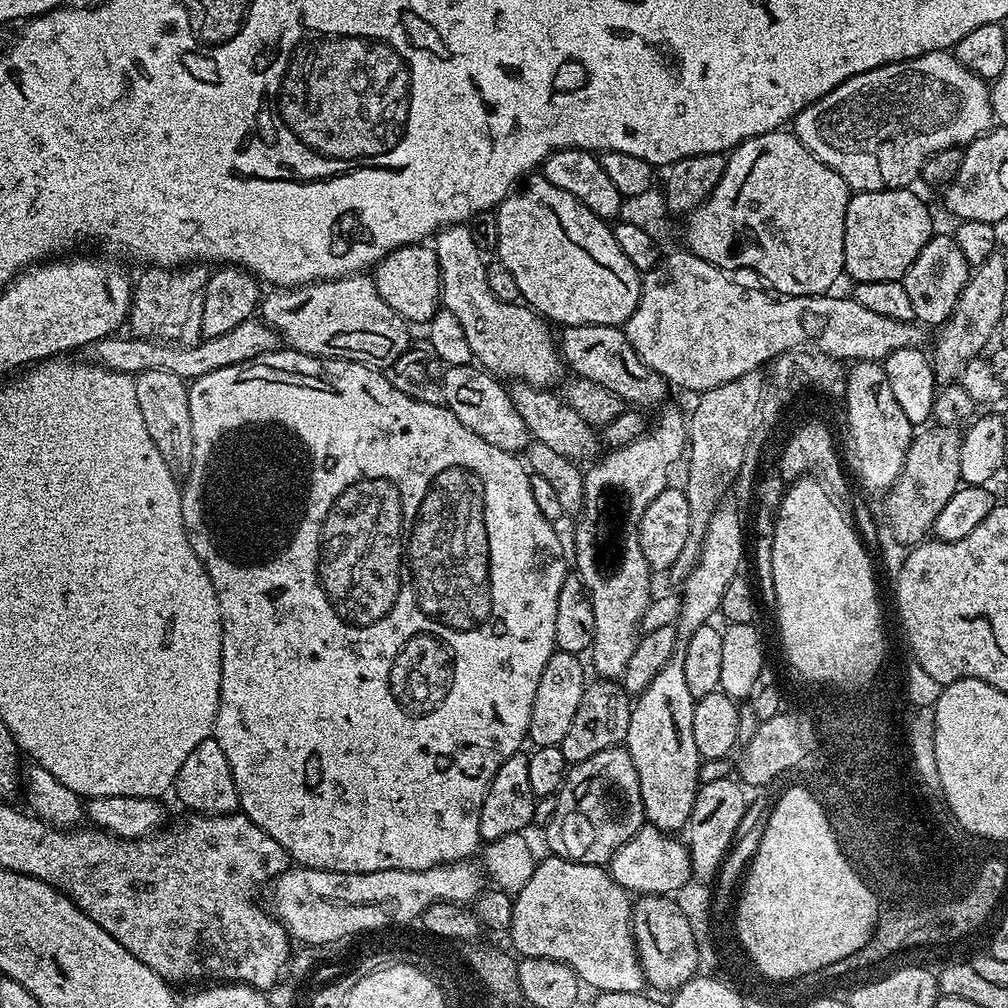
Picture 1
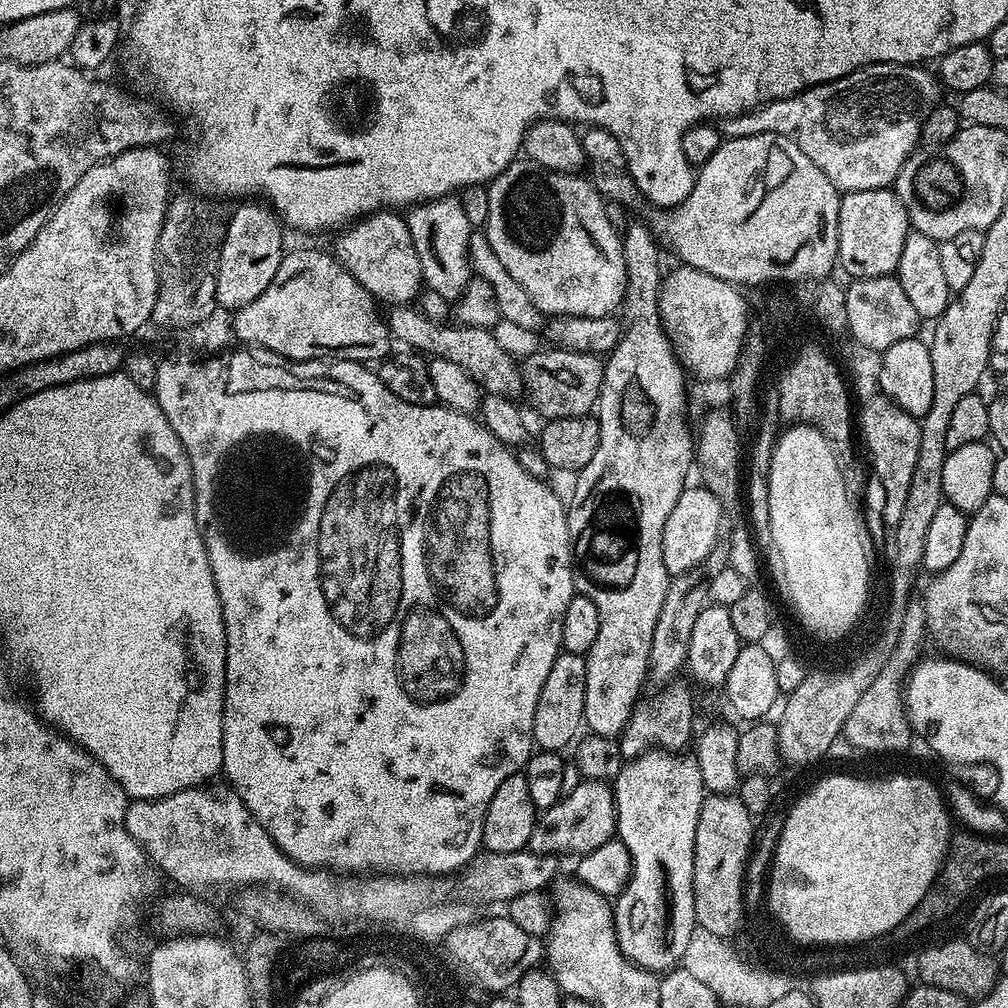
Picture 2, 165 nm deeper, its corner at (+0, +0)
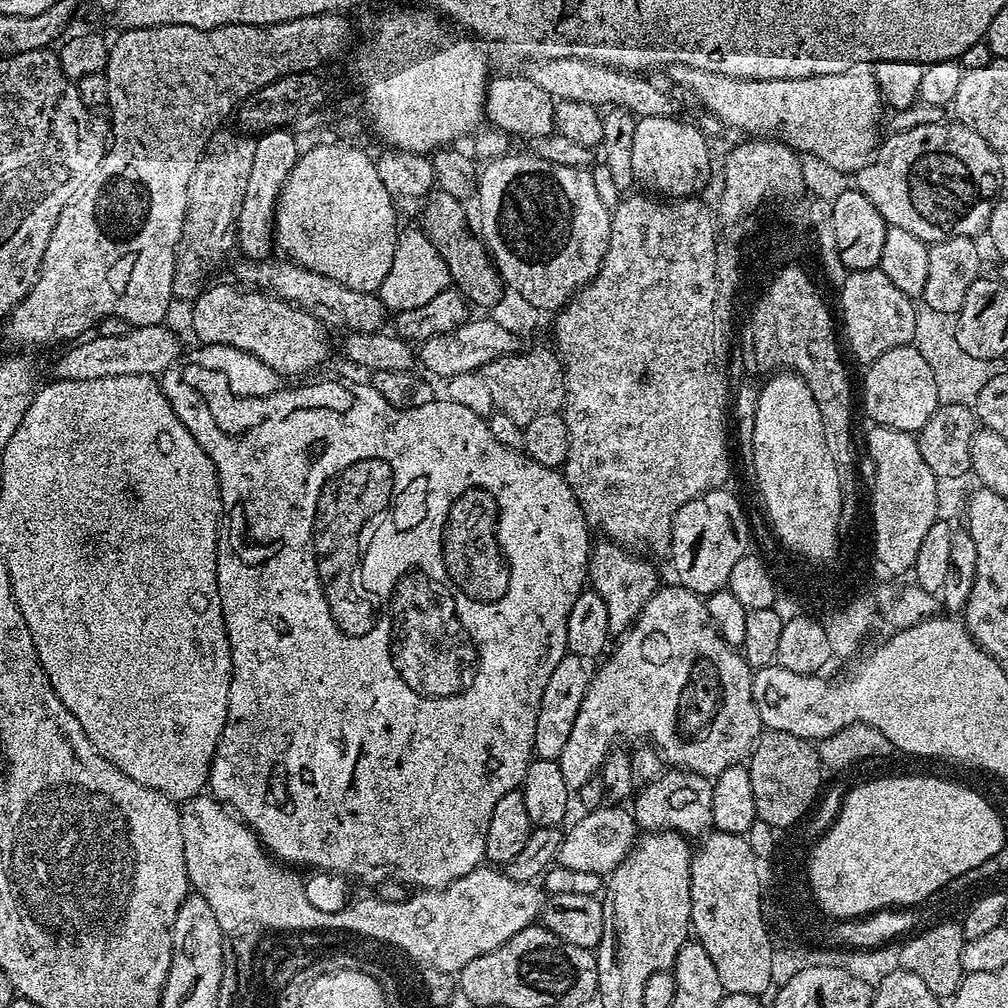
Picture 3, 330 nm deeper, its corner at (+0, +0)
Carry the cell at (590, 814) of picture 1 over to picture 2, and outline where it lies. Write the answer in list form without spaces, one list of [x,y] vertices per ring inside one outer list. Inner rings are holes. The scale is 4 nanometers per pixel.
[[[585,780],[573,792],[565,792],[553,808],[539,813],[536,828],[528,840],[528,848],[547,856],[560,852],[583,854],[598,850],[602,842],[616,836],[616,798],[613,789],[602,780]]]

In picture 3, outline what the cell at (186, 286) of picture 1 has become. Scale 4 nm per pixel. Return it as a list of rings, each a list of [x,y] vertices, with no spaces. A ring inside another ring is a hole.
[[[218,130],[208,139],[194,175],[186,202],[186,218],[180,241],[176,247],[173,293],[185,302],[191,302],[204,291],[208,275],[223,262],[228,251],[236,248],[236,213],[246,194],[246,178],[254,166],[255,139],[243,131]]]

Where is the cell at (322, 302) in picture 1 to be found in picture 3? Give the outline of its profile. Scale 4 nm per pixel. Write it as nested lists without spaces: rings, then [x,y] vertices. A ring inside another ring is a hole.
[[[214,284],[205,287],[190,304],[192,332],[200,339],[197,341],[201,345],[225,344],[237,348],[258,358],[284,378],[300,376],[318,367],[327,358],[329,329],[311,313],[260,290]]]

